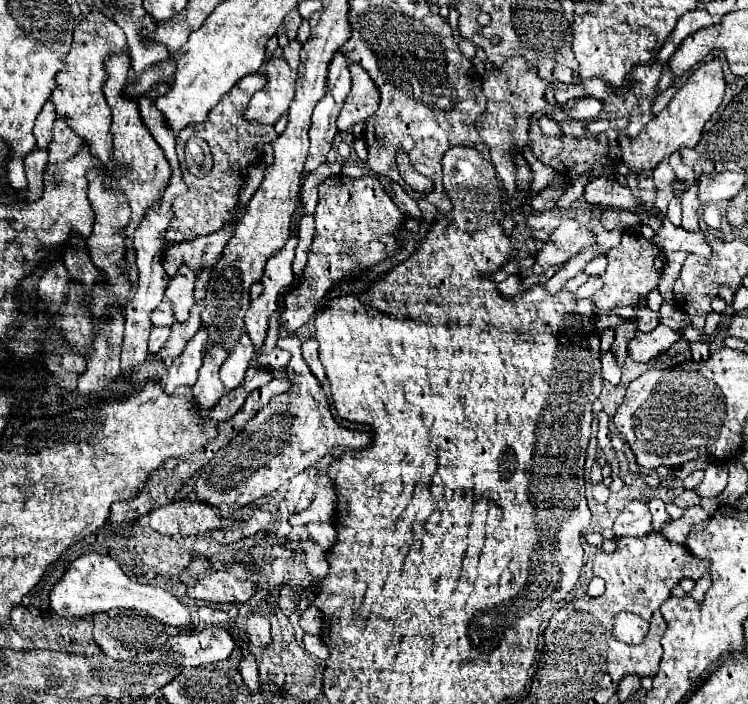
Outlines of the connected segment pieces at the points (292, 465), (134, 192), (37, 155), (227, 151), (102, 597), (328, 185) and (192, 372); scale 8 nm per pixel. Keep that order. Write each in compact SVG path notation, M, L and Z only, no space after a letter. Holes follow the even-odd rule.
M282 336L276 344L290 352L290 362L284 372L292 388L274 396L230 444L214 454L196 480L196 496L212 508L218 508L220 520L260 520L260 514L286 518L298 510L322 508L326 510L328 522L330 512L334 512L332 470L370 464L372 460L364 454L372 438L368 432L348 430L334 420L322 384L300 354L302 342L298 336Z
M110 56L106 60L106 72L108 72L108 80L104 84L104 94L108 100L108 106L112 108L112 136L114 136L114 162L120 164L128 164L132 168L132 172L128 176L112 176L112 188L120 190L130 206L130 222L124 228L126 238L132 238L132 234L136 232L140 220L144 220L146 212L150 208L158 208L158 200L162 198L162 192L166 188L166 184L170 182L170 164L164 158L162 148L156 144L156 140L152 138L152 134L148 132L148 128L142 122L142 116L138 112L138 104L130 98L124 98L124 86L128 82L128 72L130 72L130 58L128 56Z
M34 148L26 160L26 178L28 178L28 188L26 188L26 200L38 200L42 196L42 172L48 164L48 148Z
M260 72L244 76L210 110L212 120L208 120L206 124L202 122L202 124L196 124L196 126L186 126L186 128L182 128L182 132L178 132L176 152L178 152L178 158L180 158L180 168L182 168L182 174L184 174L184 182L188 186L188 194L178 196L172 204L174 218L170 222L168 232L164 234L166 238L170 238L170 242L184 242L184 240L192 240L200 234L212 234L212 232L220 230L224 222L232 220L232 210L238 202L238 190L242 188L242 182L246 182L246 176L248 176L248 172L246 172L248 164L258 162L260 156L262 156L264 144L272 142L278 136L274 126L262 126L254 120L246 120L242 116L244 104L238 104L238 98L252 98L252 94L256 90L260 90L264 84L266 84L266 80L264 80L264 74L260 74ZM192 136L200 136L210 144L210 150L212 150L212 156L214 156L214 166L212 166L212 172L206 178L192 176L188 172L186 164L184 164L184 144Z
M96 552L84 554L84 556L80 556L80 558L73 561L64 572L60 582L56 582L52 592L50 592L50 608L56 614L60 614L60 616L64 616L68 620L86 618L86 616L92 616L96 612L110 612L116 606L142 610L142 612L146 612L148 616L160 620L166 626L194 630L192 622L190 622L190 612L186 610L186 606L174 594L170 594L164 588L144 586L144 584L138 584L138 582L130 580L116 560L112 560L110 556L96 554Z
M336 174L326 178L318 186L318 208L316 208L316 232L314 242L308 250L308 264L302 272L302 280L296 290L286 292L284 308L304 308L304 318L314 312L314 306L328 294L328 290L344 278L358 276L368 266L374 266L378 260L384 260L394 254L400 246L396 232L390 232L390 226L398 226L404 218L400 208L384 192L376 176L348 178Z
M202 326L190 338L190 342L186 342L186 348L178 356L178 360L172 360L172 364L168 366L168 378L164 382L168 394L172 394L178 386L194 386L206 346L208 346L208 328Z

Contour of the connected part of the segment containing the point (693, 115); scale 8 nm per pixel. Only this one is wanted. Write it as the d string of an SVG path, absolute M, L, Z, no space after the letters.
M712 58L710 62L700 64L684 82L684 86L674 94L670 104L654 120L650 120L648 126L638 136L618 138L622 148L622 162L630 168L630 172L638 174L642 170L656 168L664 158L668 158L672 152L680 148L694 148L700 142L704 124L720 106L724 92L726 92L726 80L720 58Z

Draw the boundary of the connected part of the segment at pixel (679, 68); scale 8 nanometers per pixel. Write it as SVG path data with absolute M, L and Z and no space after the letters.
M698 30L696 34L690 34L680 48L676 50L676 54L670 60L670 68L674 70L676 78L684 72L694 68L698 62L702 62L702 58L706 58L706 30Z

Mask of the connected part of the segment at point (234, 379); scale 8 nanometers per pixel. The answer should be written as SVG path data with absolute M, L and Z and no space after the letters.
M244 332L220 368L220 380L228 392L242 384L244 372L250 366L252 356L254 356L254 346L250 344L250 336L246 336L246 332Z

